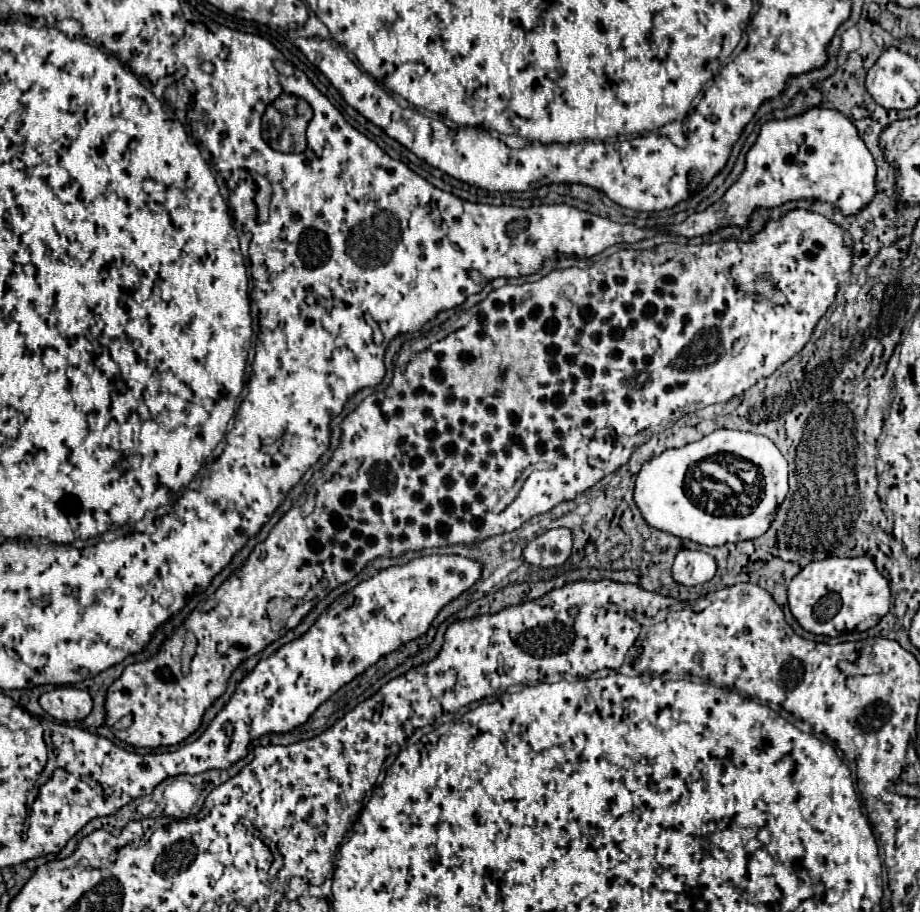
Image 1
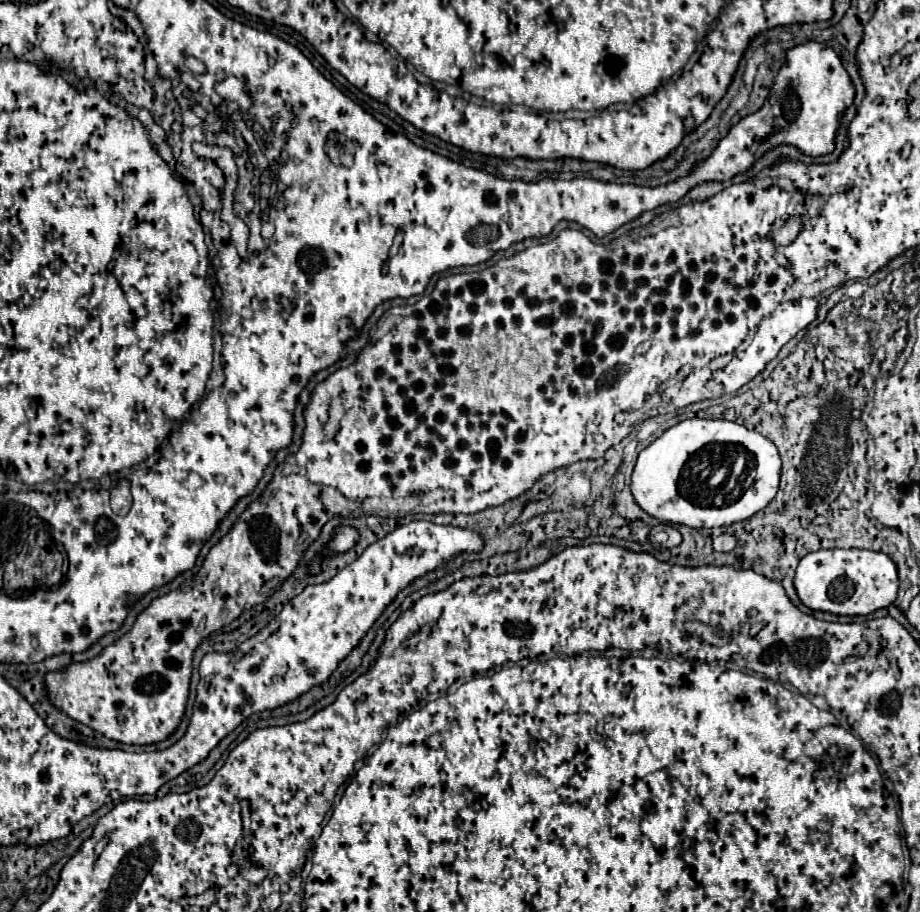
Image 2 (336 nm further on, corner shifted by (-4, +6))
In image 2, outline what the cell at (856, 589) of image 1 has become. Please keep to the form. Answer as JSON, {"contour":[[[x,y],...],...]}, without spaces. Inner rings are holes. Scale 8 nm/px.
{"contour":[[[859,548],[817,550],[801,558],[795,574],[795,588],[801,602],[811,610],[837,616],[867,616],[895,602],[899,578],[895,562],[881,552]]]}

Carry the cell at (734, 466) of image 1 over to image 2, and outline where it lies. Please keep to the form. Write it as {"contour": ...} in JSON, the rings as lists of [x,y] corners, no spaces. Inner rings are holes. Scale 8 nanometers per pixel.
{"contour":[[[683,420],[665,430],[653,444],[649,444],[637,458],[633,470],[631,492],[635,502],[659,522],[681,524],[689,528],[721,528],[735,522],[749,520],[763,510],[777,494],[781,478],[781,456],[775,444],[755,430],[727,420]],[[721,464],[727,468],[727,478],[721,482]]]}

